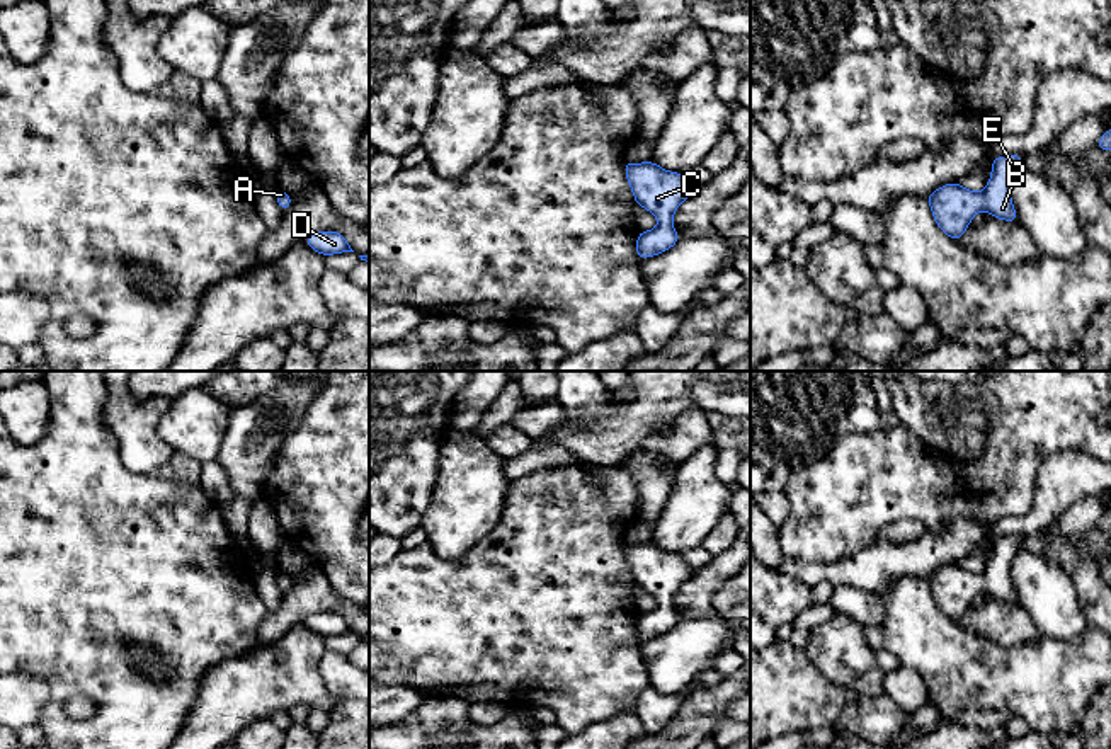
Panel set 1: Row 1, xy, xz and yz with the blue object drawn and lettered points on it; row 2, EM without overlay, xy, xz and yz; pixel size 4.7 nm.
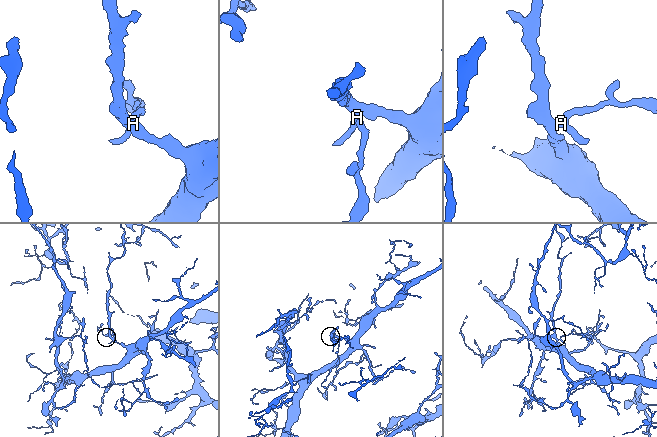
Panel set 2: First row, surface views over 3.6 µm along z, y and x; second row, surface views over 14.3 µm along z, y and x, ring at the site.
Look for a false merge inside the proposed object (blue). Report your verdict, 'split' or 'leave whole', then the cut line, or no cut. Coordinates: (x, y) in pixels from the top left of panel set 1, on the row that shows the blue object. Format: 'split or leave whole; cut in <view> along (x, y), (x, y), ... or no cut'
leave whole; no cut

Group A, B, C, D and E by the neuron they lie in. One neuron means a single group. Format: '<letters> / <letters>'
A B C D E

